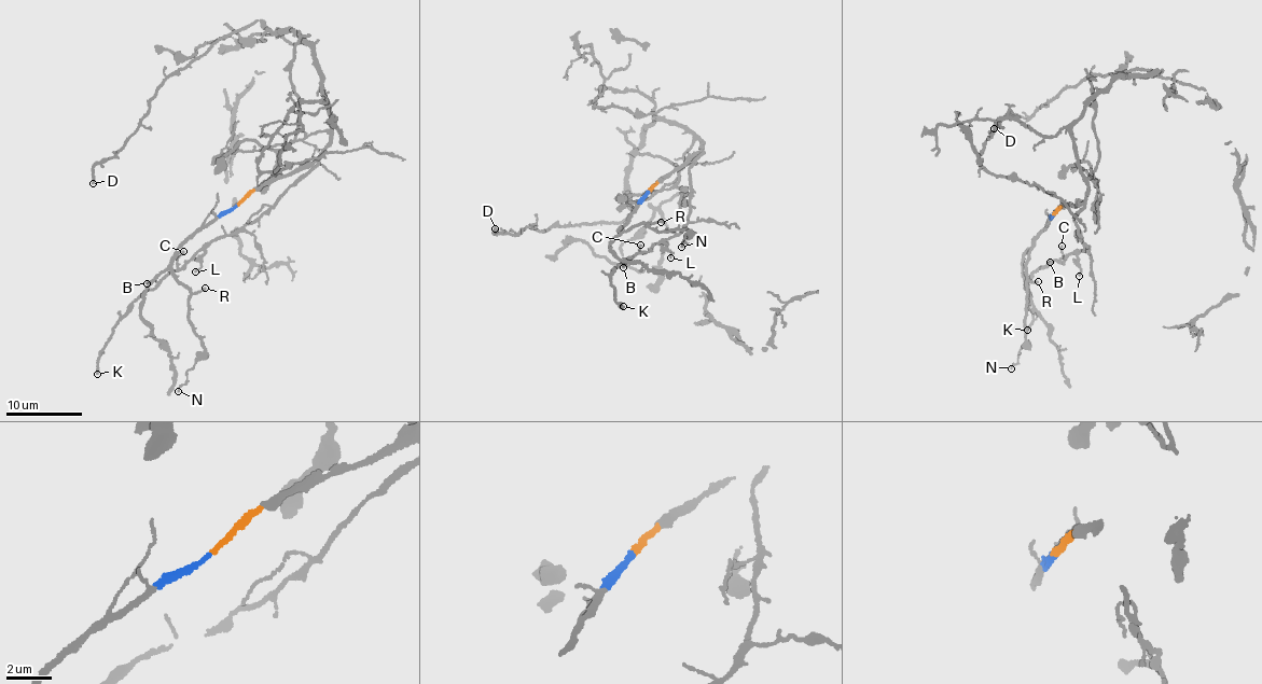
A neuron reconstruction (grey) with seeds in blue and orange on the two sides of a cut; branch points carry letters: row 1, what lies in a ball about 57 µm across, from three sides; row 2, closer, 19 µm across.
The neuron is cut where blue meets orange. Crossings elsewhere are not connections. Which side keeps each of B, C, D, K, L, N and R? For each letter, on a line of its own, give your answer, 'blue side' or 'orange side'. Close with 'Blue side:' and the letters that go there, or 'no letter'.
B: orange side
C: orange side
D: orange side
K: orange side
L: orange side
N: blue side
R: blue side
Blue side: N, R

